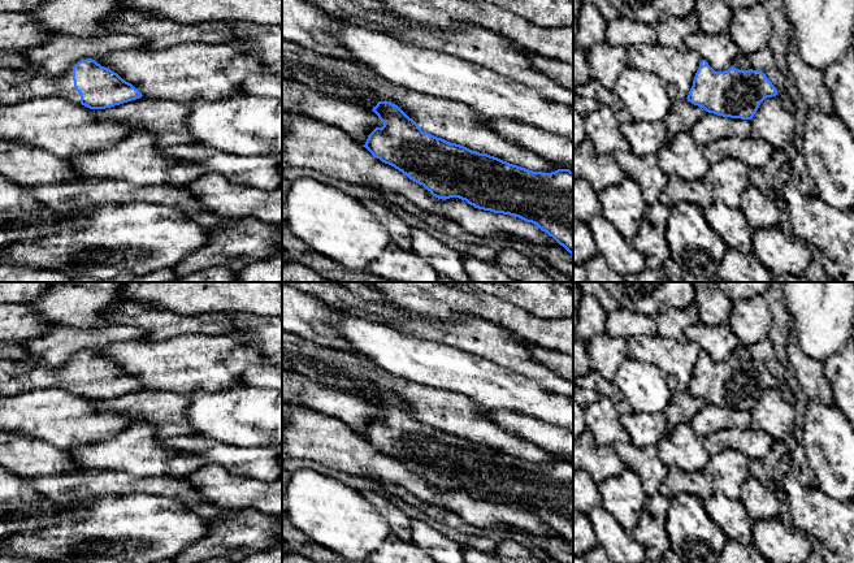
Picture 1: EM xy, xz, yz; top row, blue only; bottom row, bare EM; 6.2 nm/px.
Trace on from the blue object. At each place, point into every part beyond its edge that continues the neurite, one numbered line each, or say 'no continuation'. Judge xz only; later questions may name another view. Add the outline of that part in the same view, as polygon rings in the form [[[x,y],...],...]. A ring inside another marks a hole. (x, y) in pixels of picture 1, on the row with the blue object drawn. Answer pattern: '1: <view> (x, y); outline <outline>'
no continuation

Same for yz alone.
no continuation

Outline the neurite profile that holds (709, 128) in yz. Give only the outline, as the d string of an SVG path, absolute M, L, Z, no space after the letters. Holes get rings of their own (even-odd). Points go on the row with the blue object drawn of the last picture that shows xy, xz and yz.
M706 112L692 127L692 137L699 147L725 137L751 137L750 120L723 117Z

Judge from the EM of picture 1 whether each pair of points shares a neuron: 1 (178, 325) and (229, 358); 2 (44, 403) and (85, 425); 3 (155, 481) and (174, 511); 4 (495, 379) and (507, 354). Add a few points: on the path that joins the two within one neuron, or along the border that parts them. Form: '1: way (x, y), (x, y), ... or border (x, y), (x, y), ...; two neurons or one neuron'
1: border (219, 333), (180, 333), (159, 340); two neurons
2: way (55, 414), (64, 420), (74, 421); one neuron
3: border (137, 492), (181, 498), (185, 502); two neurons
4: border (475, 354), (530, 379); two neurons

